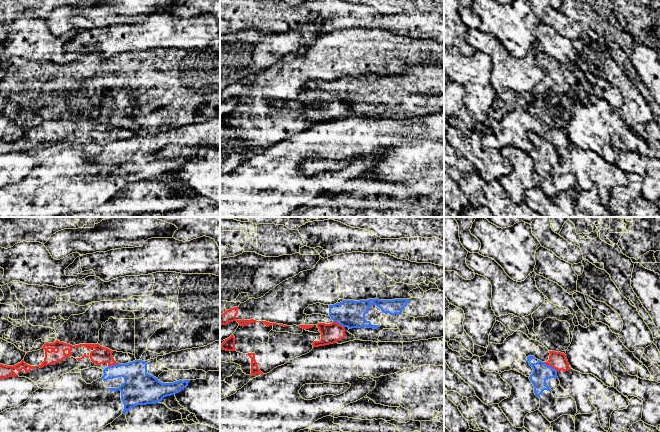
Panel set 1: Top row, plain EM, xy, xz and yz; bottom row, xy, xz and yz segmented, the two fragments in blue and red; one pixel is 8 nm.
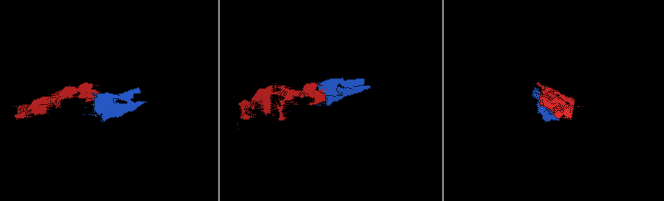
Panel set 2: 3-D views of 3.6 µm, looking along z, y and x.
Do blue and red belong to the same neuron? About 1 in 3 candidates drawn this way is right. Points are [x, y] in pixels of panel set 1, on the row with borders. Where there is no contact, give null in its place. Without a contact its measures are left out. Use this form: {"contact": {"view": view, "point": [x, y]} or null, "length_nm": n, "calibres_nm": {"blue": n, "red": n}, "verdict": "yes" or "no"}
{"contact": {"view": "yz", "point": [550, 366]}, "length_nm": 130, "calibres_nm": {"blue": 140, "red": 140}, "verdict": "no"}

